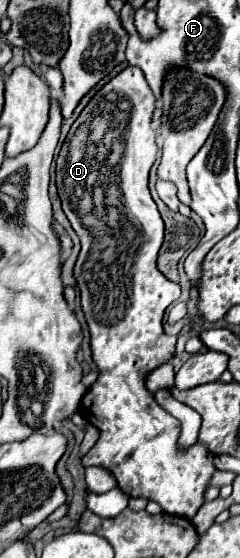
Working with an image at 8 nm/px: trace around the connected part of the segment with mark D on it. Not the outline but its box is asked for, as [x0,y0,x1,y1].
[57,67,215,519]

